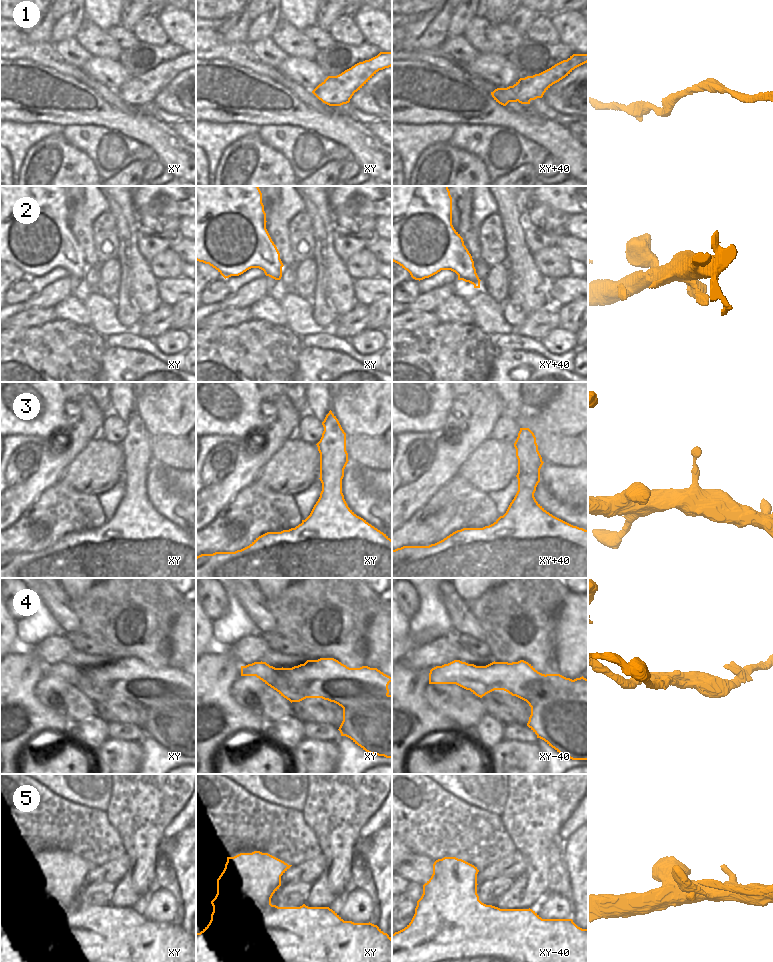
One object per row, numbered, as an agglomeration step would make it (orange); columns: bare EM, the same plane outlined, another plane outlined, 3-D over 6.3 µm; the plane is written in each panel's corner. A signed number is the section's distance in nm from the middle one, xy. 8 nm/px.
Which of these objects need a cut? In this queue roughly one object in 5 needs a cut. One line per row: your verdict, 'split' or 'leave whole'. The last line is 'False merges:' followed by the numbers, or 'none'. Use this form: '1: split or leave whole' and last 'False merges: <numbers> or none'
1: leave whole
2: leave whole
3: leave whole
4: split
5: leave whole
False merges: 4

